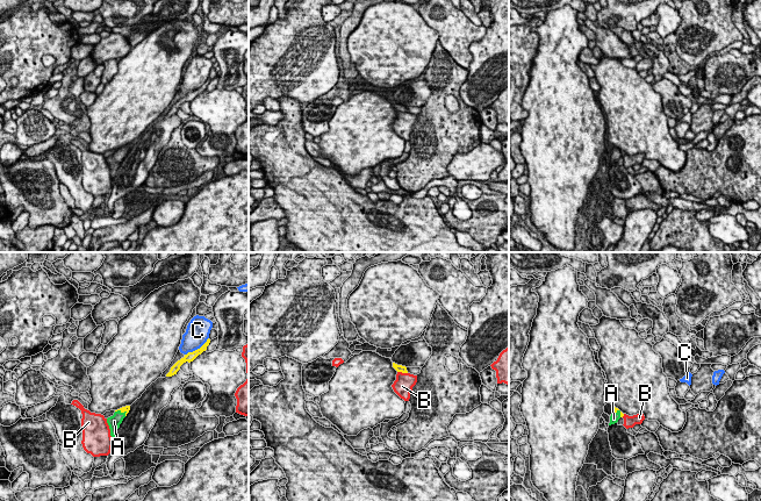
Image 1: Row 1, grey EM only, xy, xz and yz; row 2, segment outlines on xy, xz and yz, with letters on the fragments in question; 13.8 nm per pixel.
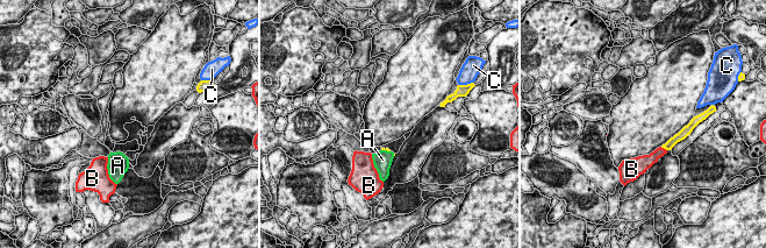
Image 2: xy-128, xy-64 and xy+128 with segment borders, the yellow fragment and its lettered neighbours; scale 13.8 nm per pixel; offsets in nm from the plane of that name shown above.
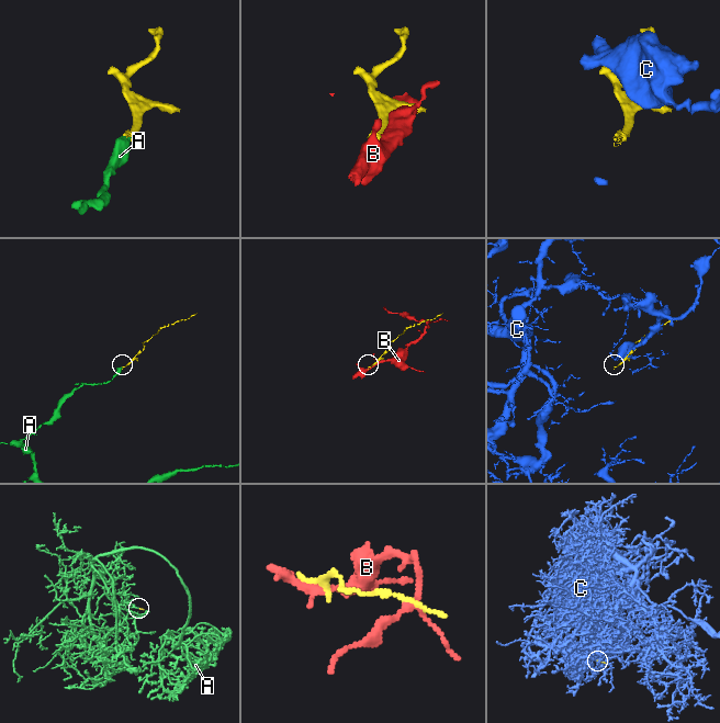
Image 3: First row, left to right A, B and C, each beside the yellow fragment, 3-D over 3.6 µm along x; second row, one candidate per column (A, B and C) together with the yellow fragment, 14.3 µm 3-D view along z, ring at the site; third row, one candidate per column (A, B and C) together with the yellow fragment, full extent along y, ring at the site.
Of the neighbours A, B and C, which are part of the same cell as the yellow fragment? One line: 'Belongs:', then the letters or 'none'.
Belongs: A

